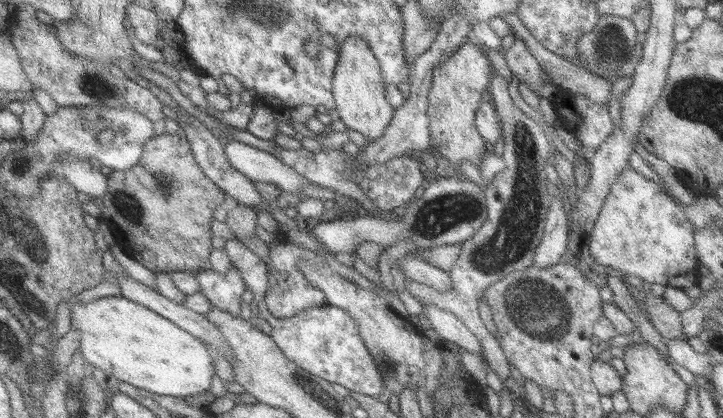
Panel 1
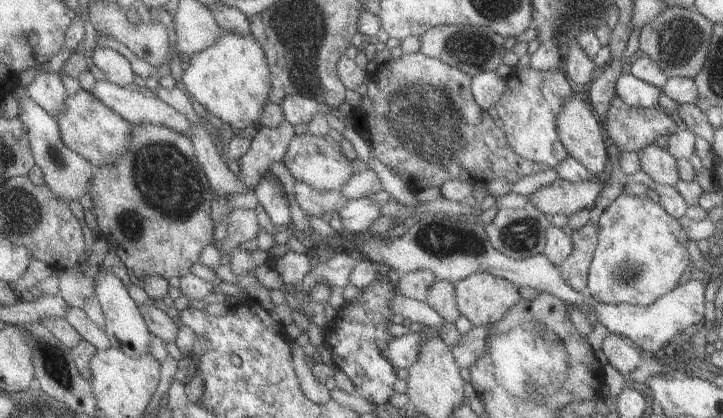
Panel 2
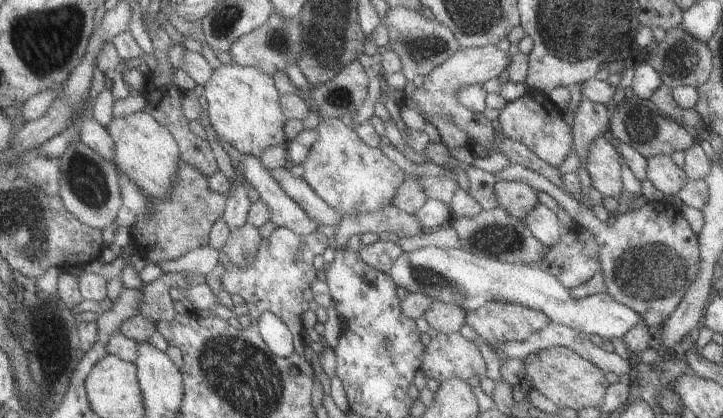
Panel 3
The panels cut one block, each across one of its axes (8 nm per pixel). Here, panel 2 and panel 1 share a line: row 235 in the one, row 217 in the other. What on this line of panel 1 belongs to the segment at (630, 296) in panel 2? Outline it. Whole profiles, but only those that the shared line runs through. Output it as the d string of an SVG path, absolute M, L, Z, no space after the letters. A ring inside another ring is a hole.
M629 165L611 184L602 203L587 248L599 266L609 266L624 274L637 276L649 285L662 284L683 290L698 285L698 262L692 239L693 228L684 212L657 185Z

